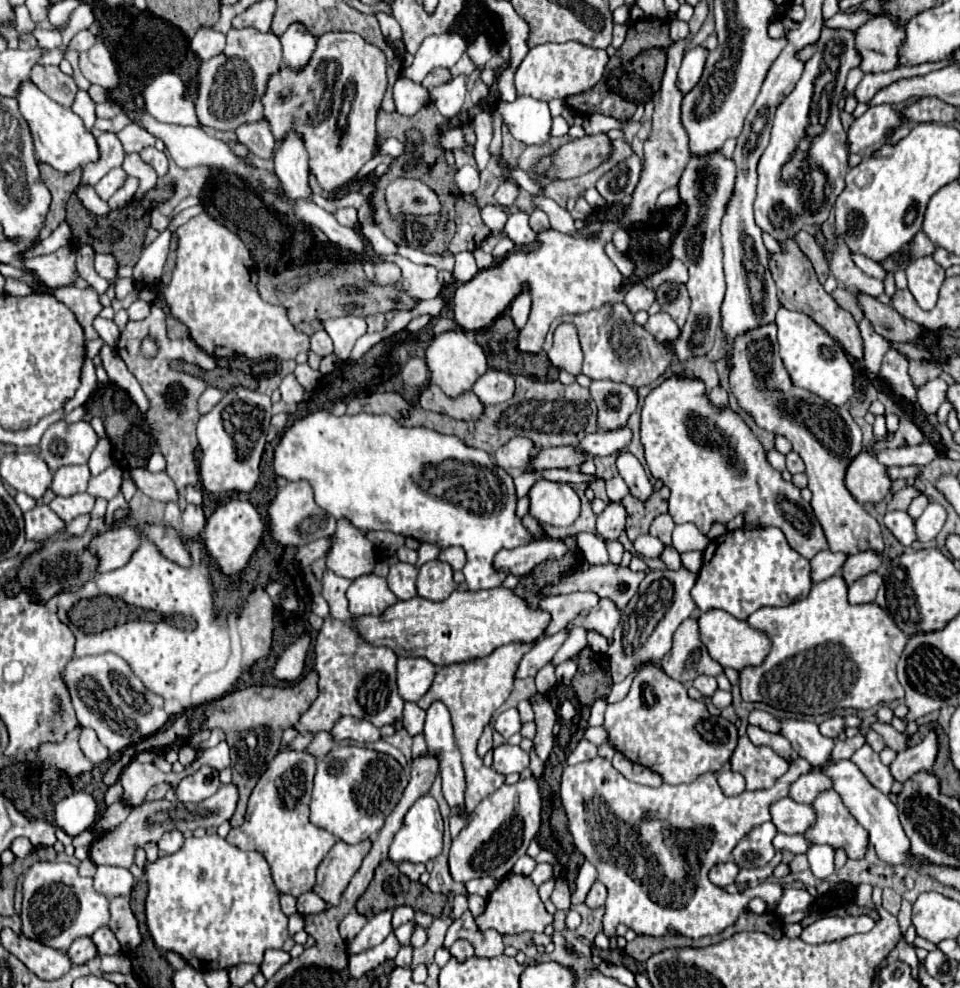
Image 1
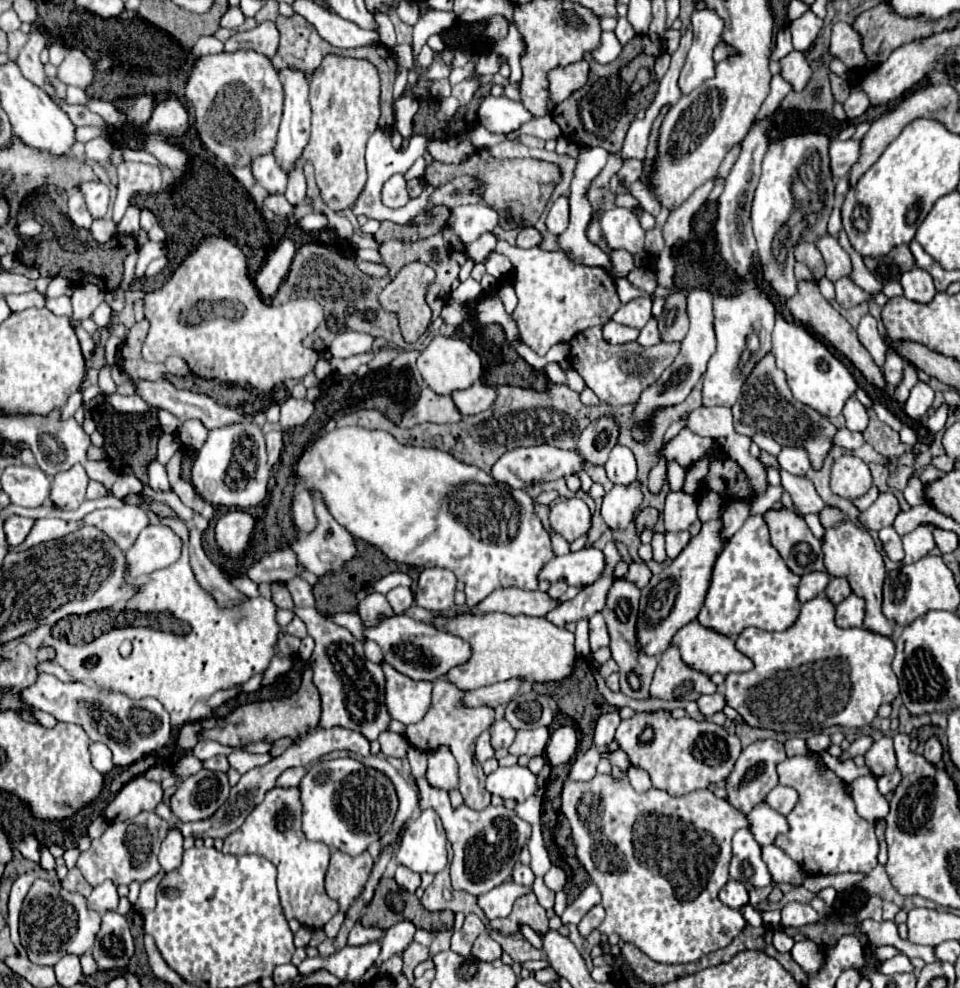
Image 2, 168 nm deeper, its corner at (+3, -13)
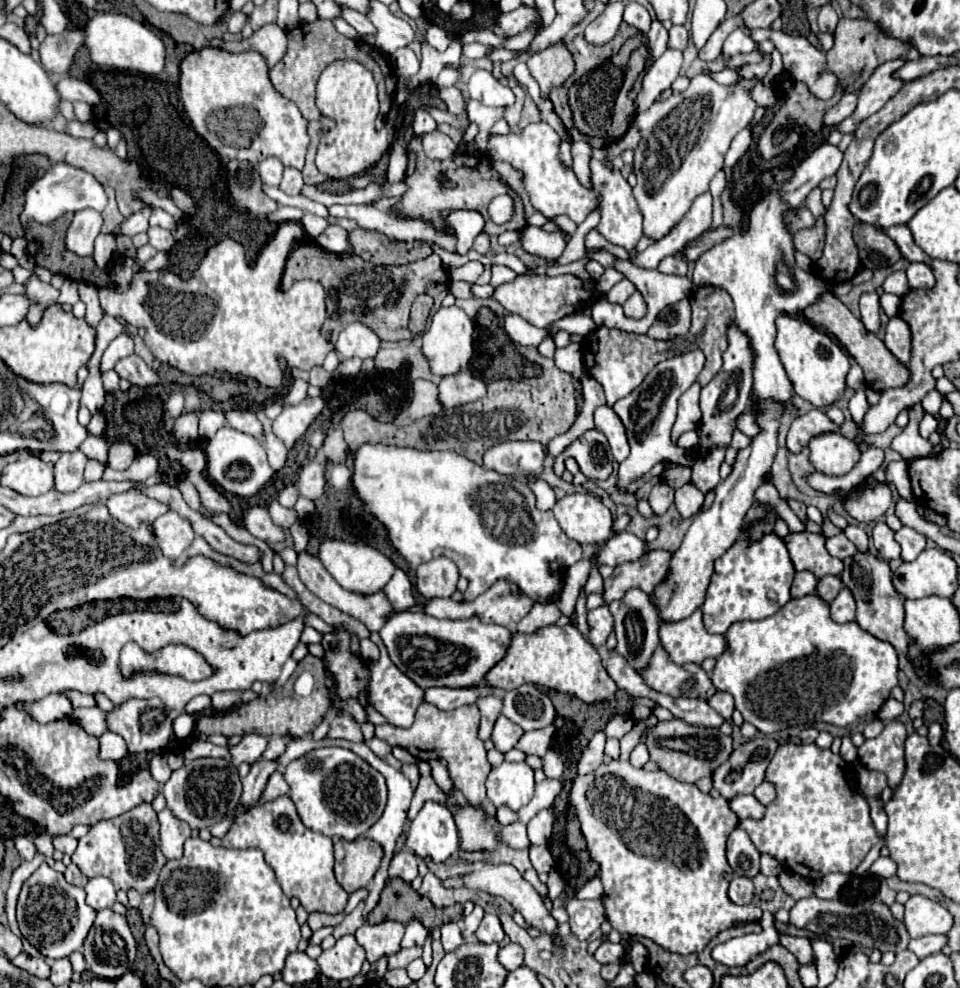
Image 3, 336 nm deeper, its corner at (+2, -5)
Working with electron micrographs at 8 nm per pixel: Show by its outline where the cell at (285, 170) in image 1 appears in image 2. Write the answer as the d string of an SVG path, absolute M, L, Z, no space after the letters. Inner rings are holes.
M283 68L281 70L283 90L285 90L285 102L283 102L283 118L277 134L275 144L275 160L281 166L285 174L291 174L299 158L303 156L303 150L309 142L309 128L311 128L311 106L309 106L309 76L303 70L297 68Z

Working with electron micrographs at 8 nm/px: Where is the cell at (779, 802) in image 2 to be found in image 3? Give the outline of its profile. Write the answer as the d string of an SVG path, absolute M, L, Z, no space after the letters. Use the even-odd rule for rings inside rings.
M762 782L756 790L754 790L754 796L756 796L756 800L760 802L760 804L770 804L774 798L776 798L776 790L774 790L774 786L770 784L770 782Z

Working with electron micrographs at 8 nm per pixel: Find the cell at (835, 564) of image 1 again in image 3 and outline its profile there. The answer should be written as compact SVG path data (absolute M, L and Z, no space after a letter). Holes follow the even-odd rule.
M796 572L790 594L792 598L802 598L806 594L812 594L816 590L816 576L812 572Z

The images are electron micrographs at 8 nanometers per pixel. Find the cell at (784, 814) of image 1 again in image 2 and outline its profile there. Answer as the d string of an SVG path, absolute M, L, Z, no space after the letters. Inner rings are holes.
M767 804L755 806L755 810L751 810L749 814L749 822L751 822L749 830L761 846L773 844L779 834L785 834L789 830L787 818L769 808Z

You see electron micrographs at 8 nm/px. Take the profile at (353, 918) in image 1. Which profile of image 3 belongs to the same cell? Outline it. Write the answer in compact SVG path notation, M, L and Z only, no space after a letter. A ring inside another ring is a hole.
M388 920L388 922L376 924L376 926L364 924L362 928L358 928L358 932L354 936L356 936L358 944L366 950L368 962L376 964L380 958L398 954L402 950L400 942L402 942L404 930L406 930L406 924Z

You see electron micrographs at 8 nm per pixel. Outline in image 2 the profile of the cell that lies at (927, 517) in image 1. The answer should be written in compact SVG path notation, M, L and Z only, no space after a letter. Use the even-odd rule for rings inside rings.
M921 524L913 532L903 536L903 548L905 548L905 564L913 564L919 558L927 556L935 548L935 538L933 538L933 526Z

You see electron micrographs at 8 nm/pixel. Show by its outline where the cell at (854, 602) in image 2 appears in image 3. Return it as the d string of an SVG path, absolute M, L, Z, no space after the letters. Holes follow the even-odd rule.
M842 588L840 594L834 598L834 602L830 602L832 620L836 620L836 622L852 622L854 612L856 612L856 602L852 598L852 592L848 588Z

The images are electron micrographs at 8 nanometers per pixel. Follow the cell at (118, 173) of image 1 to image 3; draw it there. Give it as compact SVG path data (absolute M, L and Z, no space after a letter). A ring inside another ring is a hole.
M52 162L52 166L44 172L44 176L36 178L28 186L22 222L34 220L38 224L50 224L52 220L60 218L66 212L78 212L78 210L86 210L86 208L102 212L106 202L108 202L108 196L104 192L104 186L90 172L70 166L66 162Z

